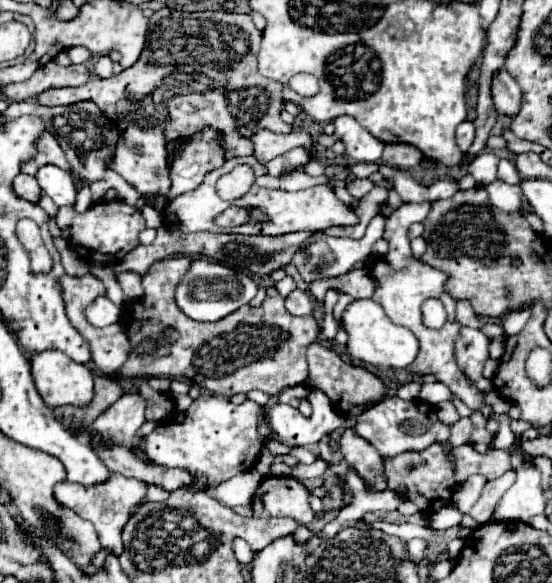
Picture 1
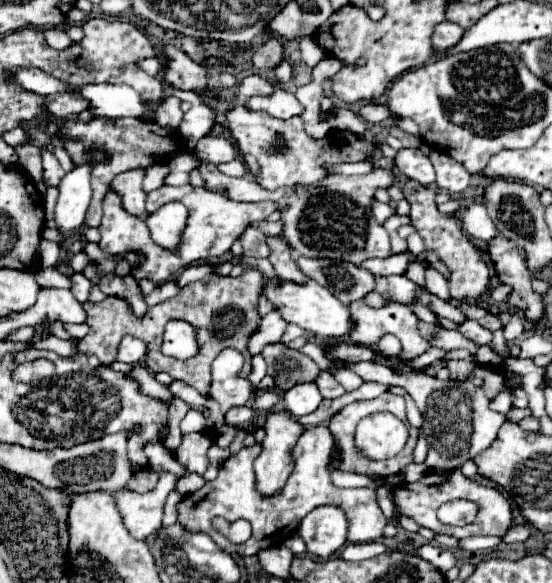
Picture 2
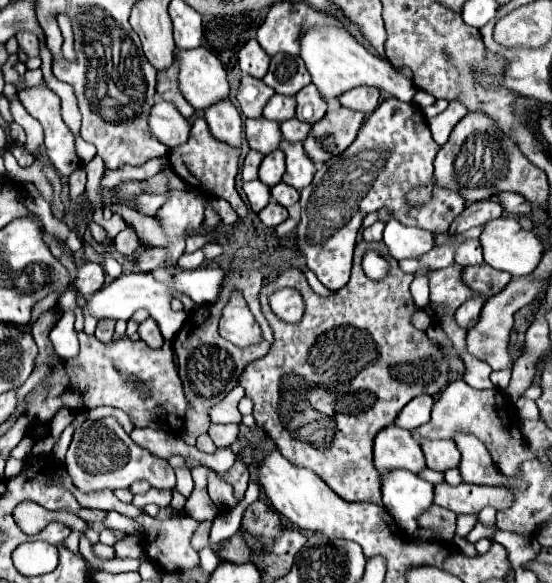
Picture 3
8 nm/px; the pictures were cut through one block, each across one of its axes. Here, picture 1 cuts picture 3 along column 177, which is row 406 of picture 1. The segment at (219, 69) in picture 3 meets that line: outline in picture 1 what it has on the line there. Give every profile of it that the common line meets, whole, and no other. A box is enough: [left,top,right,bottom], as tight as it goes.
[30,350,92,406]

